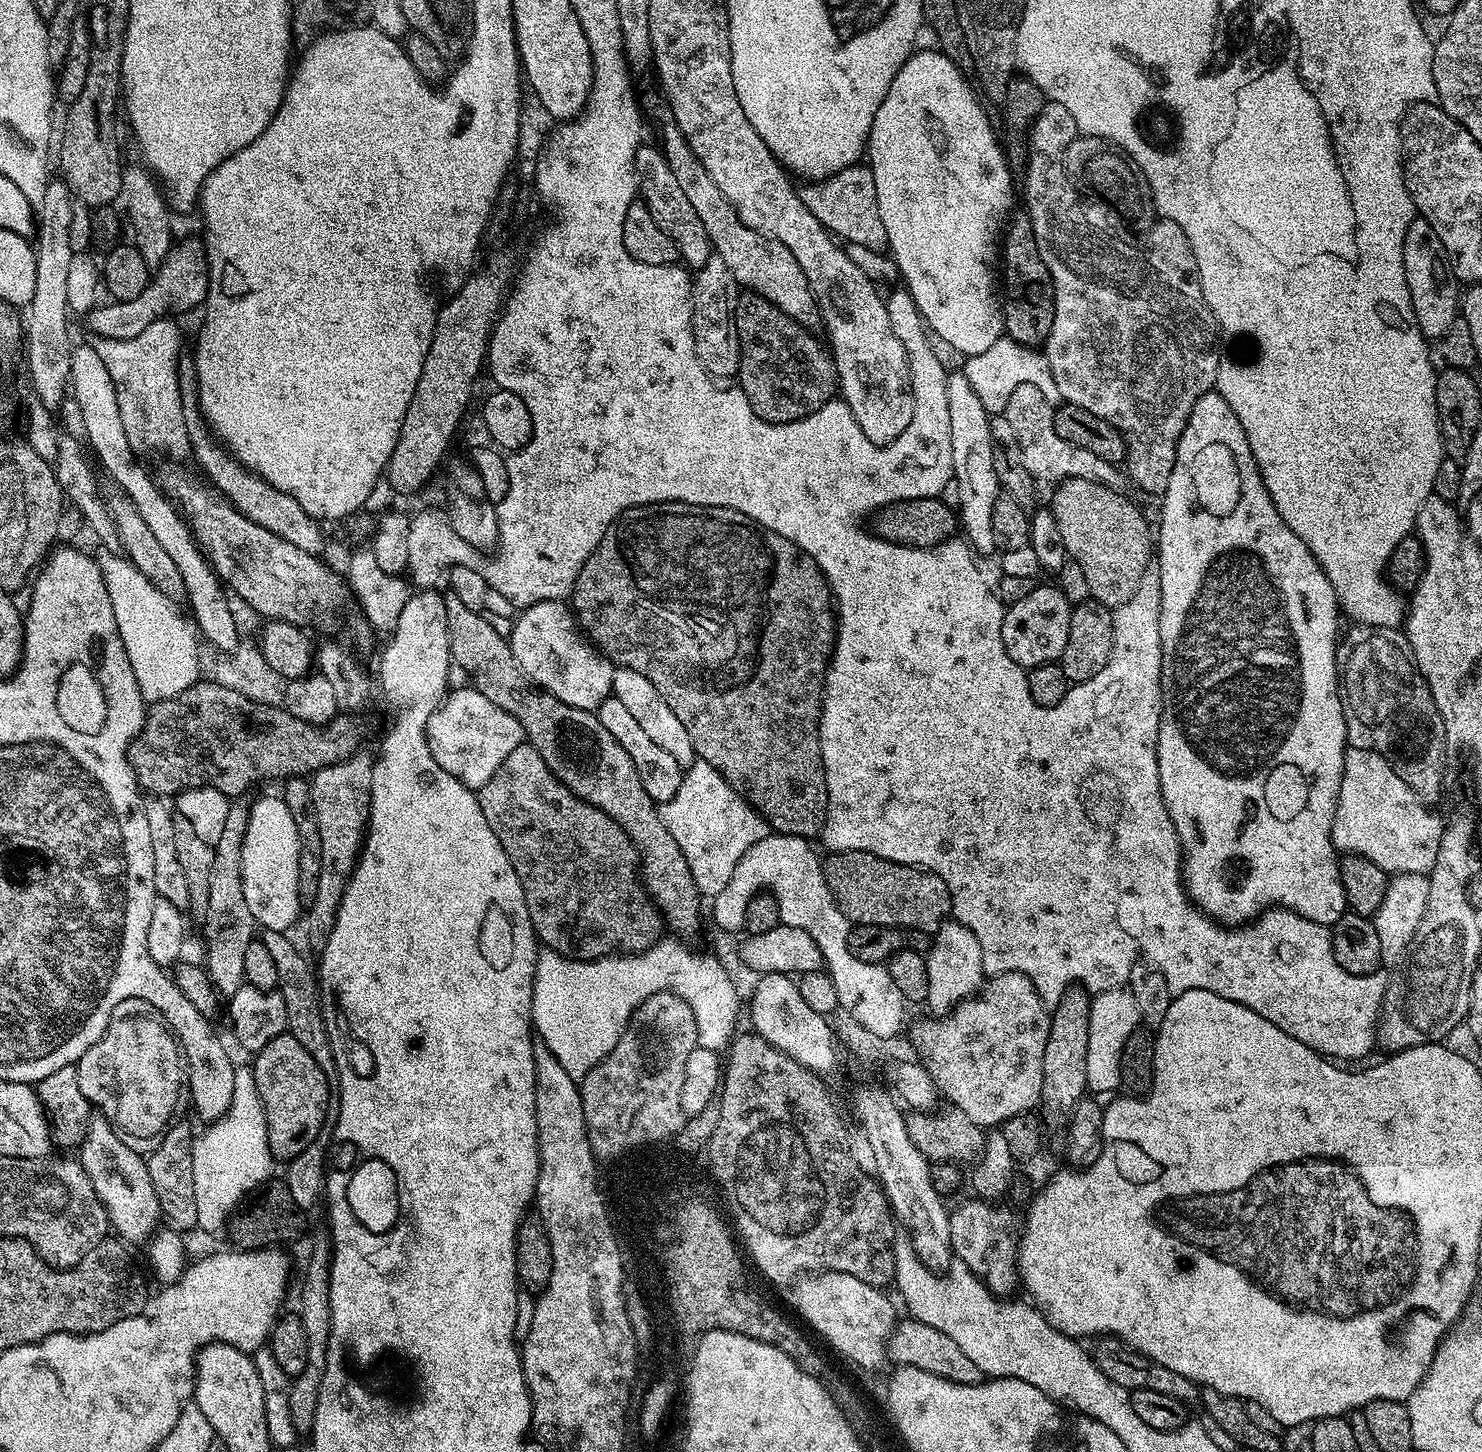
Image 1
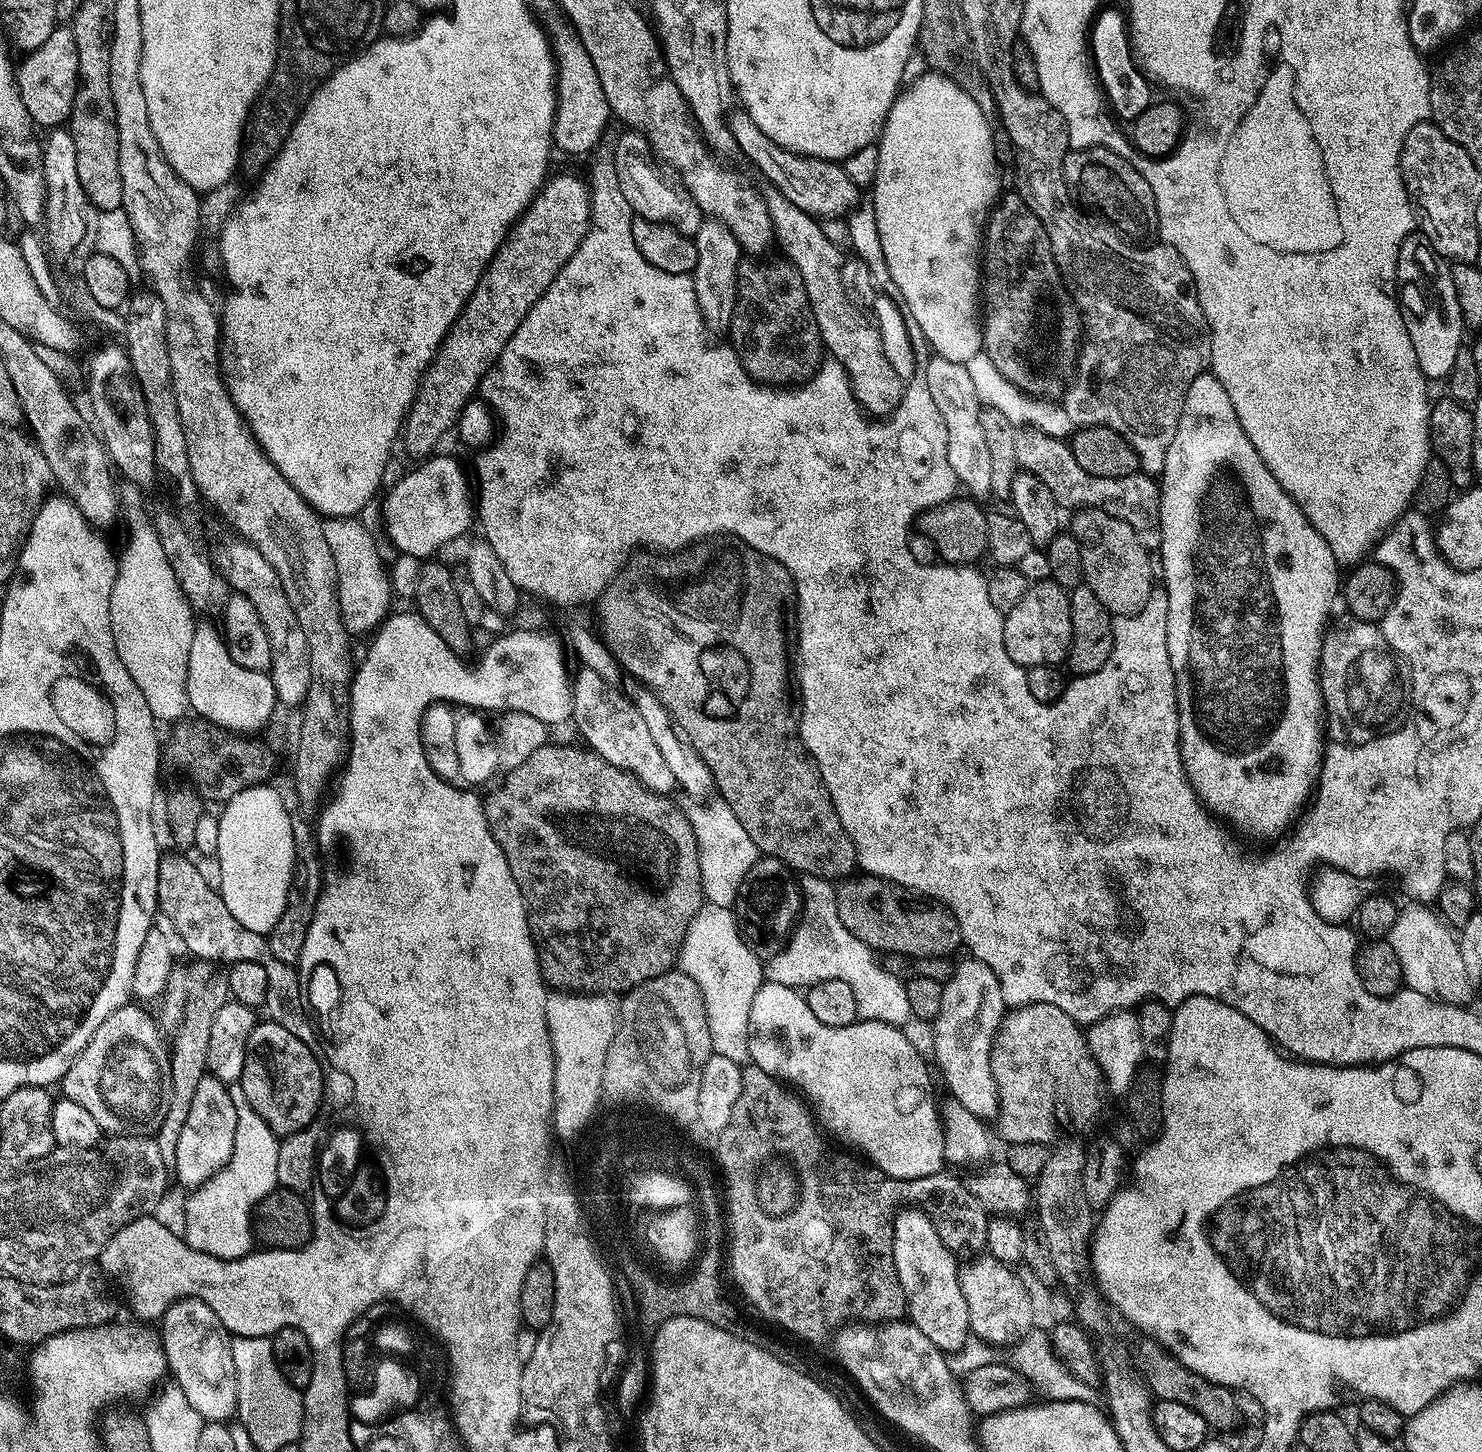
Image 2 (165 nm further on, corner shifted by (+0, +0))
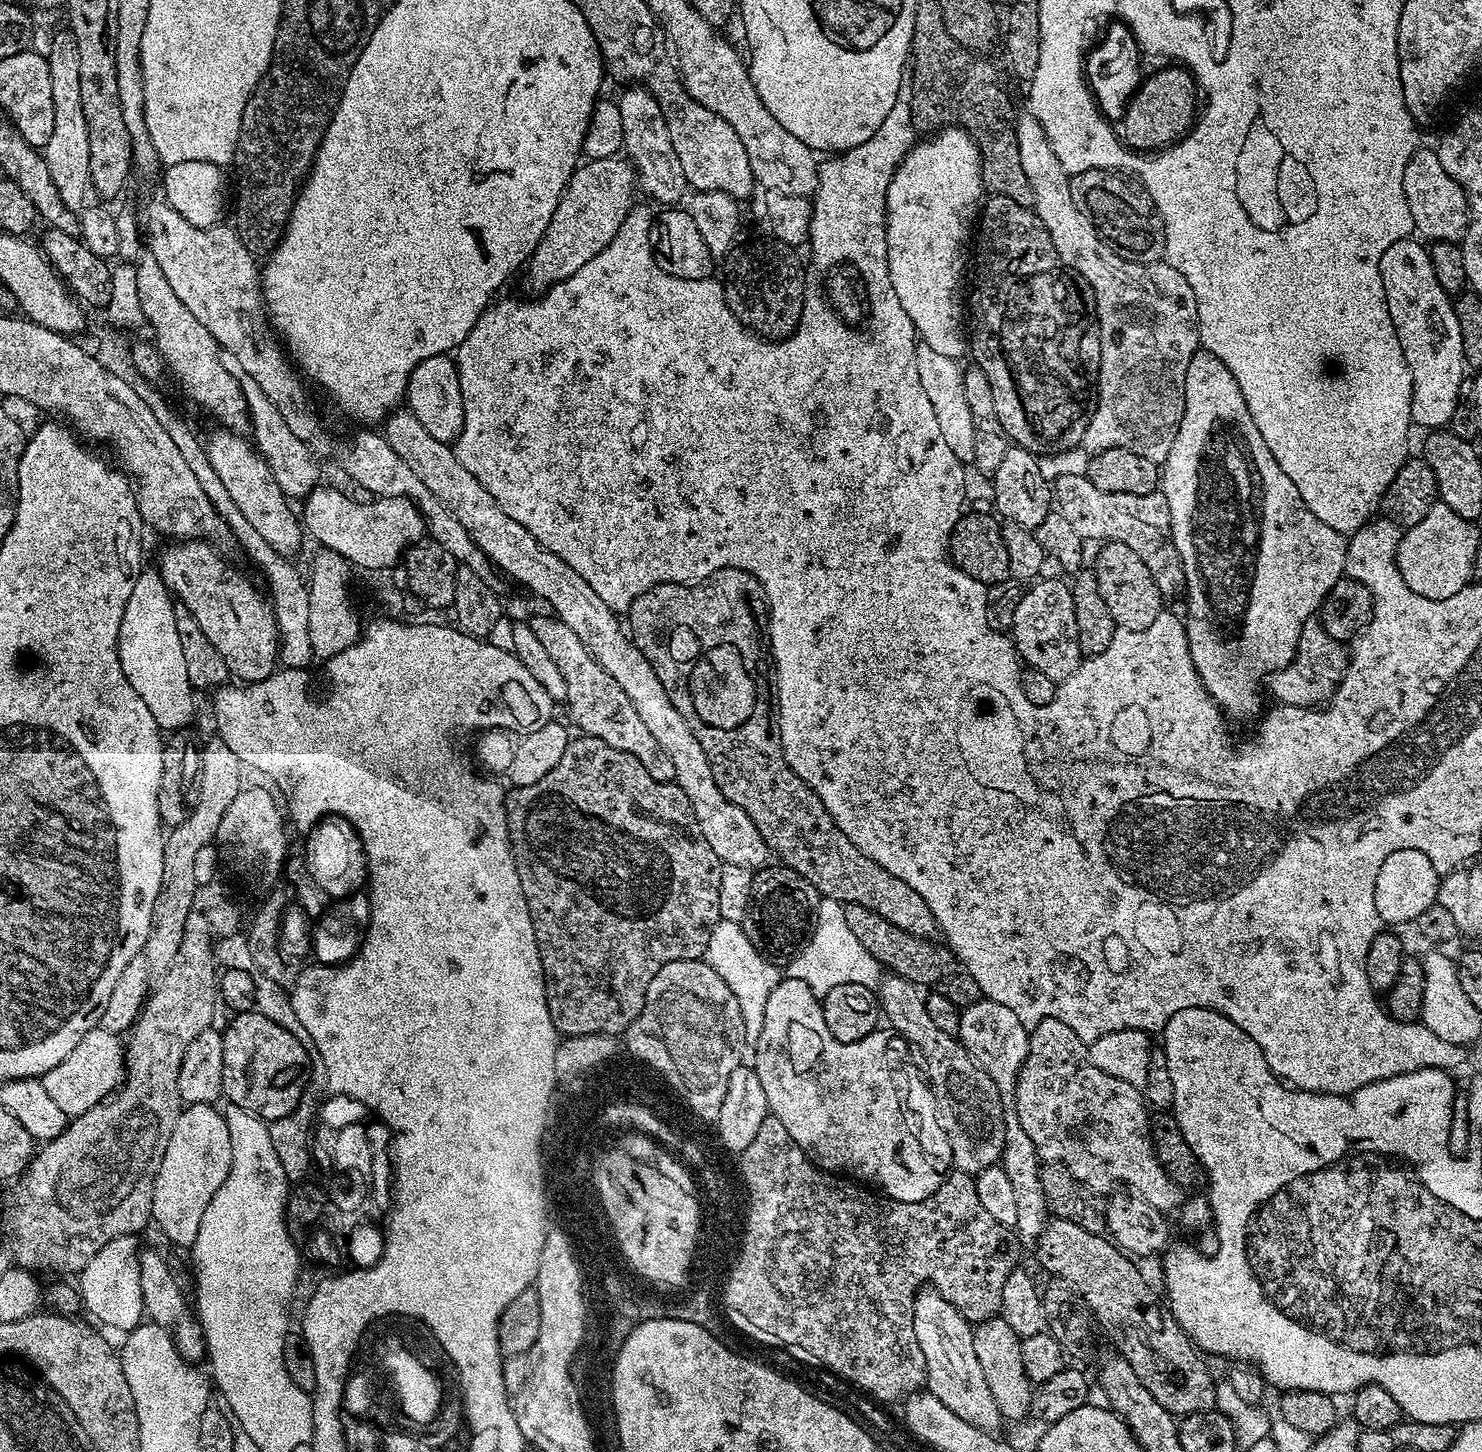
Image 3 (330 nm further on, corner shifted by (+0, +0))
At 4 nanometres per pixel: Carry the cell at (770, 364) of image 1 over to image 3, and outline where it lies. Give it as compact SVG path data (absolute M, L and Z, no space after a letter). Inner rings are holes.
M775 238L737 243L722 260L726 306L738 322L765 340L787 340L795 332L804 309L804 264L795 247Z

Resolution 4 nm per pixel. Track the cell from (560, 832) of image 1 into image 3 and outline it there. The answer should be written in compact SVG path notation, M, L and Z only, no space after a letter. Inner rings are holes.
M583 734L569 739L566 754L562 754L558 766L550 774L538 778L530 786L513 787L505 795L504 809L508 815L508 841L512 847L514 866L518 870L518 882L522 882L522 894L526 894L526 906L530 910L530 922L534 922L534 938L538 942L538 954L542 962L544 988L548 992L552 1018L566 1032L615 1031L622 1028L636 1010L641 997L646 996L654 974L666 966L666 962L699 960L708 951L710 934L720 920L718 910L718 882L722 861L710 850L710 842L702 834L692 813L690 798L675 782L658 782L646 774L646 766L622 750L614 750L602 738Z

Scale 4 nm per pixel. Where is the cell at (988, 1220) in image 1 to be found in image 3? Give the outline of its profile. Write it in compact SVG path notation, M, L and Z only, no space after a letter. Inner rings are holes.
M1003 1318L979 1321L972 1329L972 1337L974 1354L978 1354L978 1363L982 1365L982 1375L986 1378L986 1386L990 1386L990 1394L994 1394L994 1402L998 1402L1001 1417L1005 1421L1027 1417L1032 1410L1034 1385L1022 1366L1021 1338Z

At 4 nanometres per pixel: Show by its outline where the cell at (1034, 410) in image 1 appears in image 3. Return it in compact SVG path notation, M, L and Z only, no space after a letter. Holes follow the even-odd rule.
M1066 474L1054 480L1055 507L1070 522L1070 527L1085 542L1107 542L1121 540L1142 562L1146 562L1146 570L1158 586L1161 597L1176 596L1185 591L1184 567L1182 558L1174 546L1172 523L1170 522L1170 506L1166 502L1163 491L1150 494L1110 494L1106 490L1098 490L1087 475L1075 476Z

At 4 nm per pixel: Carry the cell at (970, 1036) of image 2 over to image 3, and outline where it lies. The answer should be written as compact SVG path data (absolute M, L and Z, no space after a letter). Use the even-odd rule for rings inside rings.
M976 998L973 1004L964 1004L960 1013L960 1035L958 1037L961 1046L969 1052L972 1059L990 1078L996 1083L996 1089L1001 1094L1000 1102L1004 1107L1004 1131L1002 1139L1004 1149L1000 1155L1000 1164L1004 1169L1006 1178L1010 1178L1014 1190L1014 1198L1018 1205L1018 1218L1015 1231L1029 1242L1035 1241L1040 1232L1050 1219L1047 1198L1043 1194L1040 1182L1040 1169L1042 1161L1036 1153L1034 1142L1026 1138L1026 1130L1022 1130L1022 1122L1018 1122L1016 1113L1016 1097L1012 1095L1016 1090L1016 1079L1020 1073L1022 1062L1028 1053L1028 1038L1030 1032L1018 1022L1007 1006L993 1000Z

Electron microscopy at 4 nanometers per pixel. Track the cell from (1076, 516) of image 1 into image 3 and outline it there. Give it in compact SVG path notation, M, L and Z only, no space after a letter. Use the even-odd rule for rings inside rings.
M1109 540L1099 545L1100 553L1096 556L1096 581L1098 594L1106 601L1110 609L1110 618L1114 618L1117 628L1126 630L1146 630L1154 618L1162 611L1162 597L1150 570L1146 570L1146 562L1130 550L1121 540Z

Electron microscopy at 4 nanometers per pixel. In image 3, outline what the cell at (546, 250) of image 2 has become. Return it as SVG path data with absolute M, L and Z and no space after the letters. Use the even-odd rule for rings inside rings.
M611 156L588 160L577 167L554 210L554 218L550 218L550 226L546 226L546 234L542 234L542 242L538 242L528 259L526 273L529 286L536 291L533 293L543 293L553 284L570 278L582 270L590 258L602 254L602 250L610 246L614 234L618 234L626 214L634 206L632 188L634 192L636 187L636 174L627 159Z

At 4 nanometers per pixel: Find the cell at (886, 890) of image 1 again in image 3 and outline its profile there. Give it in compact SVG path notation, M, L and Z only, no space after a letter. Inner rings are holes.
M857 904L844 905L846 914L846 926L866 946L866 950L878 961L891 975L901 976L904 980L909 980L911 984L925 986L936 986L939 980L948 980L958 972L958 961L952 954L952 949L943 943L936 944L932 940L923 940L921 936L911 936L906 934L906 930L898 930L886 918L874 914L874 910L866 910L866 906Z

